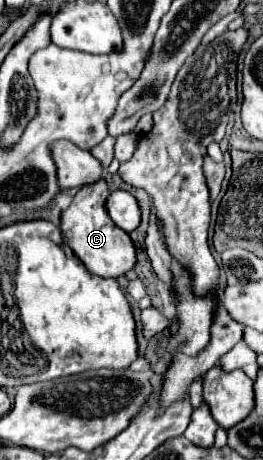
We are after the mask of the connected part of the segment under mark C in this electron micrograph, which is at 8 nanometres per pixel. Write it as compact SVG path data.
M105 181L81 187L73 197L71 207L61 213L61 235L93 275L117 279L135 267L137 253L131 237L123 229L115 227L115 223L111 223L111 217L105 211L107 197L109 189Z

